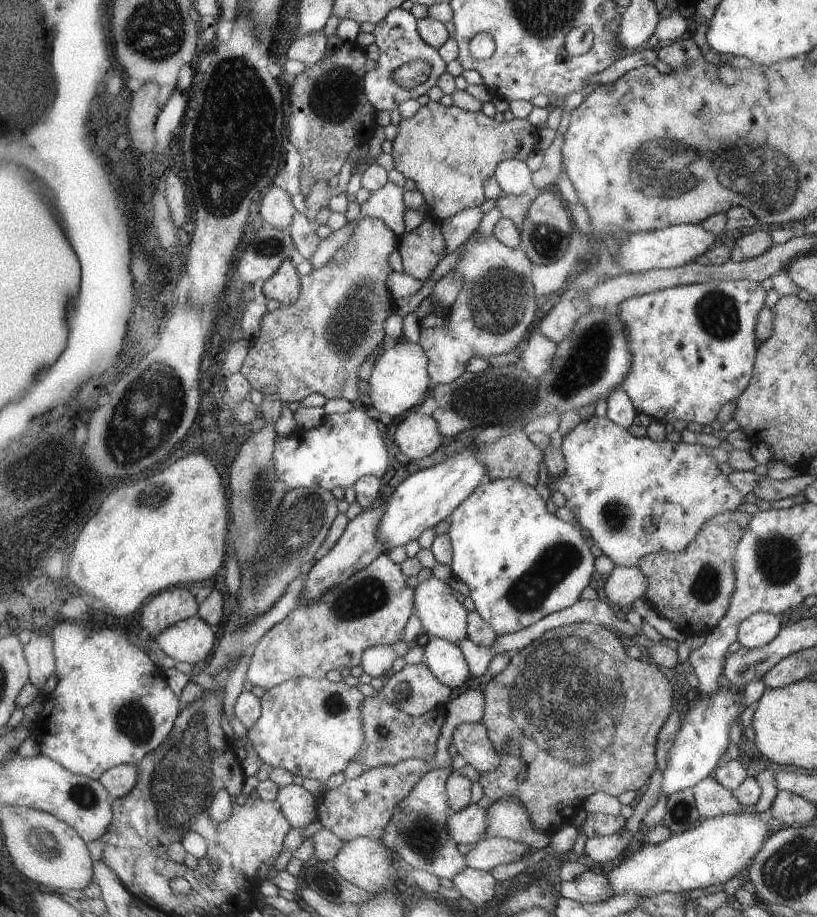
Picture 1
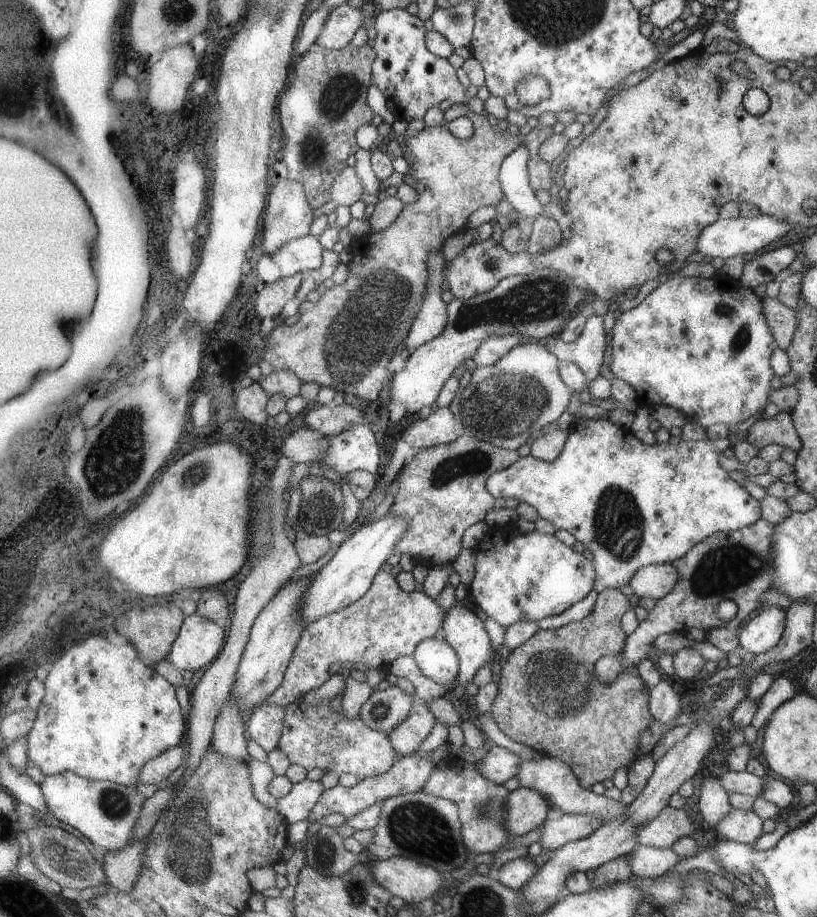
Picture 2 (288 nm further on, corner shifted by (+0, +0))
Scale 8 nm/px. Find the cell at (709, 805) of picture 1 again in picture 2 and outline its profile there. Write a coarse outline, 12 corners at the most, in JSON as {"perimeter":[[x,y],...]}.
{"perimeter":[[729,810],[715,826],[725,840],[755,844],[763,820],[753,812]]}

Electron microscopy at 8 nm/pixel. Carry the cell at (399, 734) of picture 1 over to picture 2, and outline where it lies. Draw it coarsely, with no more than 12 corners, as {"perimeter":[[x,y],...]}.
{"perimeter":[[425,702],[389,736],[407,758],[433,734],[439,718]]}

